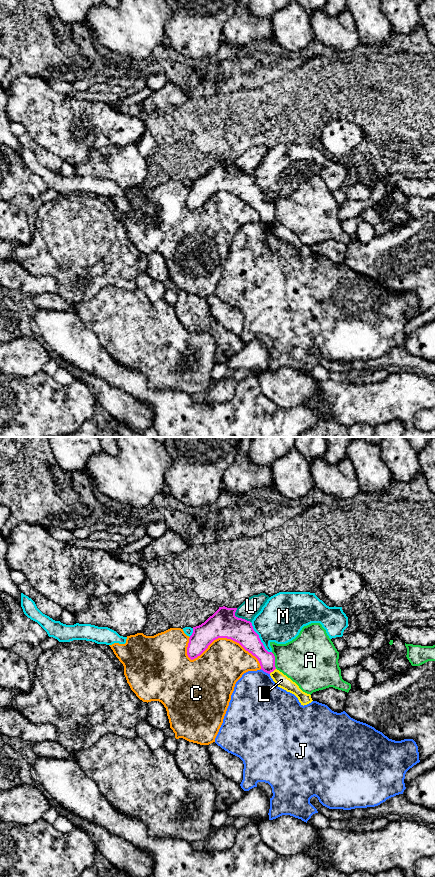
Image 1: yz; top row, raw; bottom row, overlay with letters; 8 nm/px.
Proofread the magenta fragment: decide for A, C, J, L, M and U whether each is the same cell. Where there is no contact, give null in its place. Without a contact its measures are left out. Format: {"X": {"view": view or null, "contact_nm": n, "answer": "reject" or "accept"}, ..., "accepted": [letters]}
{"A": {"view": "yz", "contact_nm": 140, "answer": "reject"}, "C": {"view": "yz", "contact_nm": 650, "answer": "reject"}, "J": {"view": "yz", "contact_nm": 90, "answer": "reject"}, "L": {"view": "yz", "contact_nm": 70, "answer": "reject"}, "M": {"view": "yz", "contact_nm": 300, "answer": "reject"}, "U": {"view": "yz", "contact_nm": 170, "answer": "reject"}, "accepted": []}

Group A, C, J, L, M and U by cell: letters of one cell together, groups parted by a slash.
A / C / J / L / M / U

